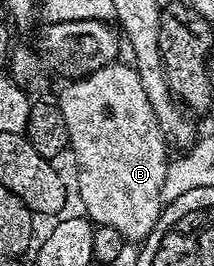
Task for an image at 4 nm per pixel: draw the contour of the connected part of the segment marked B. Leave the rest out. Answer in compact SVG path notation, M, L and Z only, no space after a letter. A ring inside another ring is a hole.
M114 62L90 72L88 76L74 79L61 92L59 103L63 118L67 118L71 153L77 159L77 192L81 195L84 215L94 225L117 230L126 241L141 242L151 234L161 216L164 175L171 161L165 153L167 141L159 130L155 110L143 90L136 67L129 68L122 62Z

